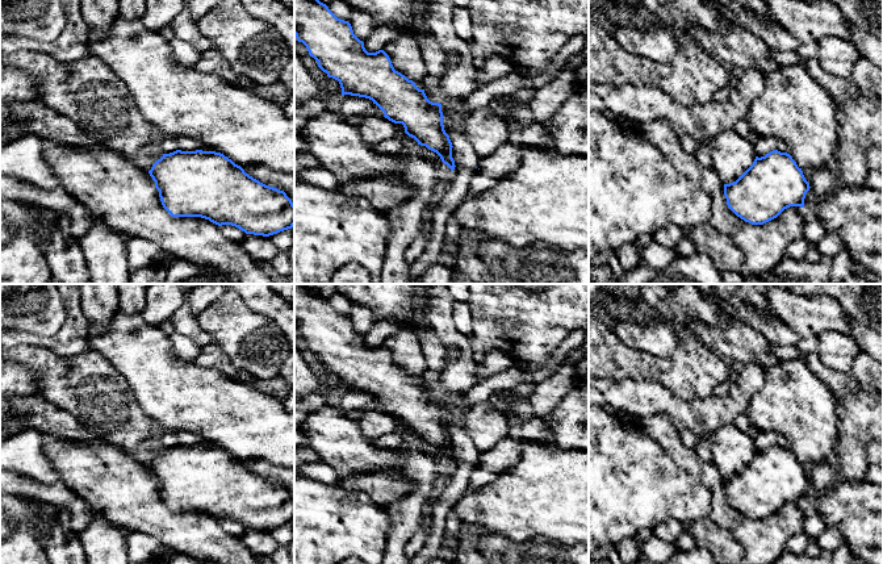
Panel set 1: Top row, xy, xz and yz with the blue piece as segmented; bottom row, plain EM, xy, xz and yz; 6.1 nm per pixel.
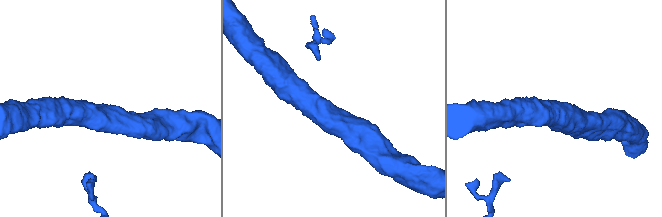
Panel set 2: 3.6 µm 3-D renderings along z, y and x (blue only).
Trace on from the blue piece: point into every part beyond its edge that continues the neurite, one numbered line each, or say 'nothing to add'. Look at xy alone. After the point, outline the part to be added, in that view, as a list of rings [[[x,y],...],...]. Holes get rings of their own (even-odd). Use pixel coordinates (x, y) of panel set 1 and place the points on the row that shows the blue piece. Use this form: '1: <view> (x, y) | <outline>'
nothing to add

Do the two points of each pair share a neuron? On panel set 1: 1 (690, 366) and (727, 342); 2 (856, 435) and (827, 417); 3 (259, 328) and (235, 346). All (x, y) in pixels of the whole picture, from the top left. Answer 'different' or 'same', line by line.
1: different
2: different
3: same

